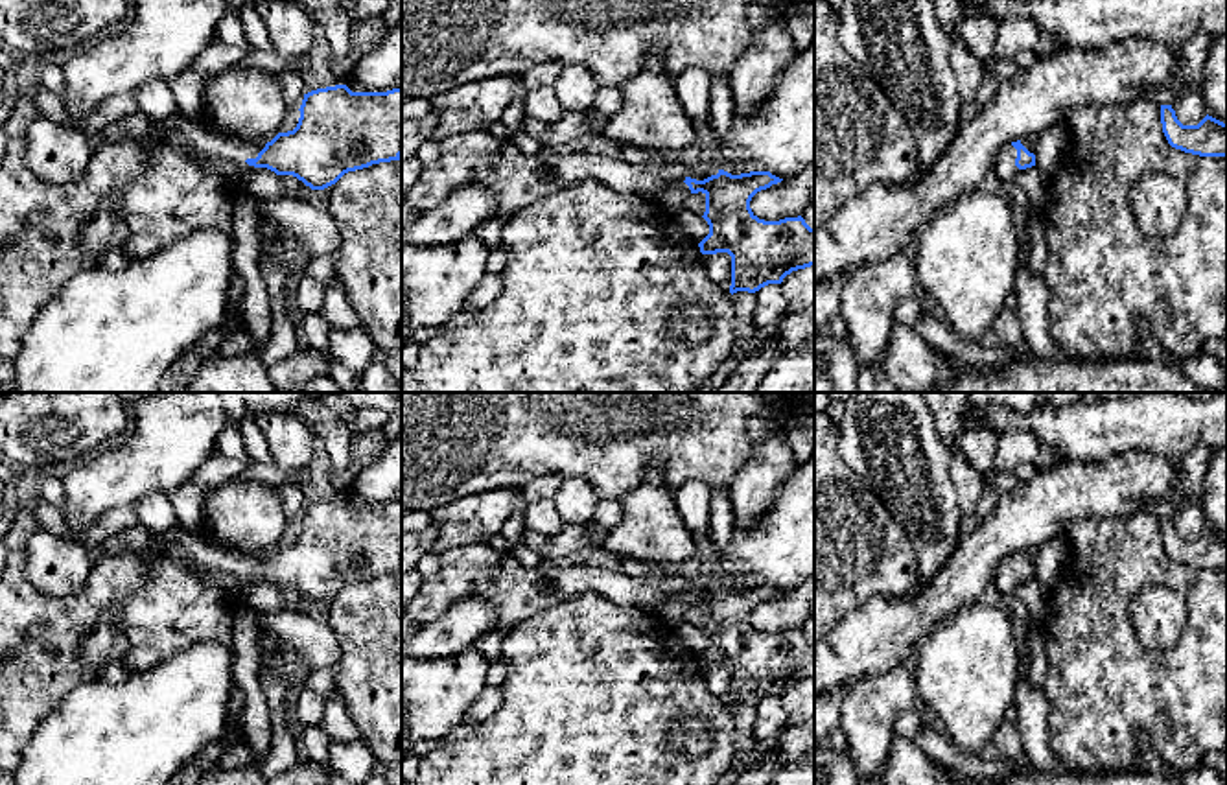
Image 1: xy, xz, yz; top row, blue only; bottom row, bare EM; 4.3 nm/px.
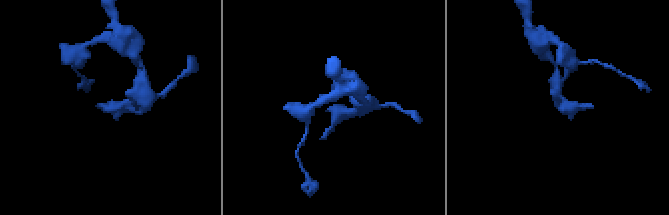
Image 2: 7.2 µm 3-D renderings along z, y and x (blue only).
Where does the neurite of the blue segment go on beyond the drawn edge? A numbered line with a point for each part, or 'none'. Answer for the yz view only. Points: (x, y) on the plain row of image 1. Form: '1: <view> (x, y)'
1: yz (1004, 579)

